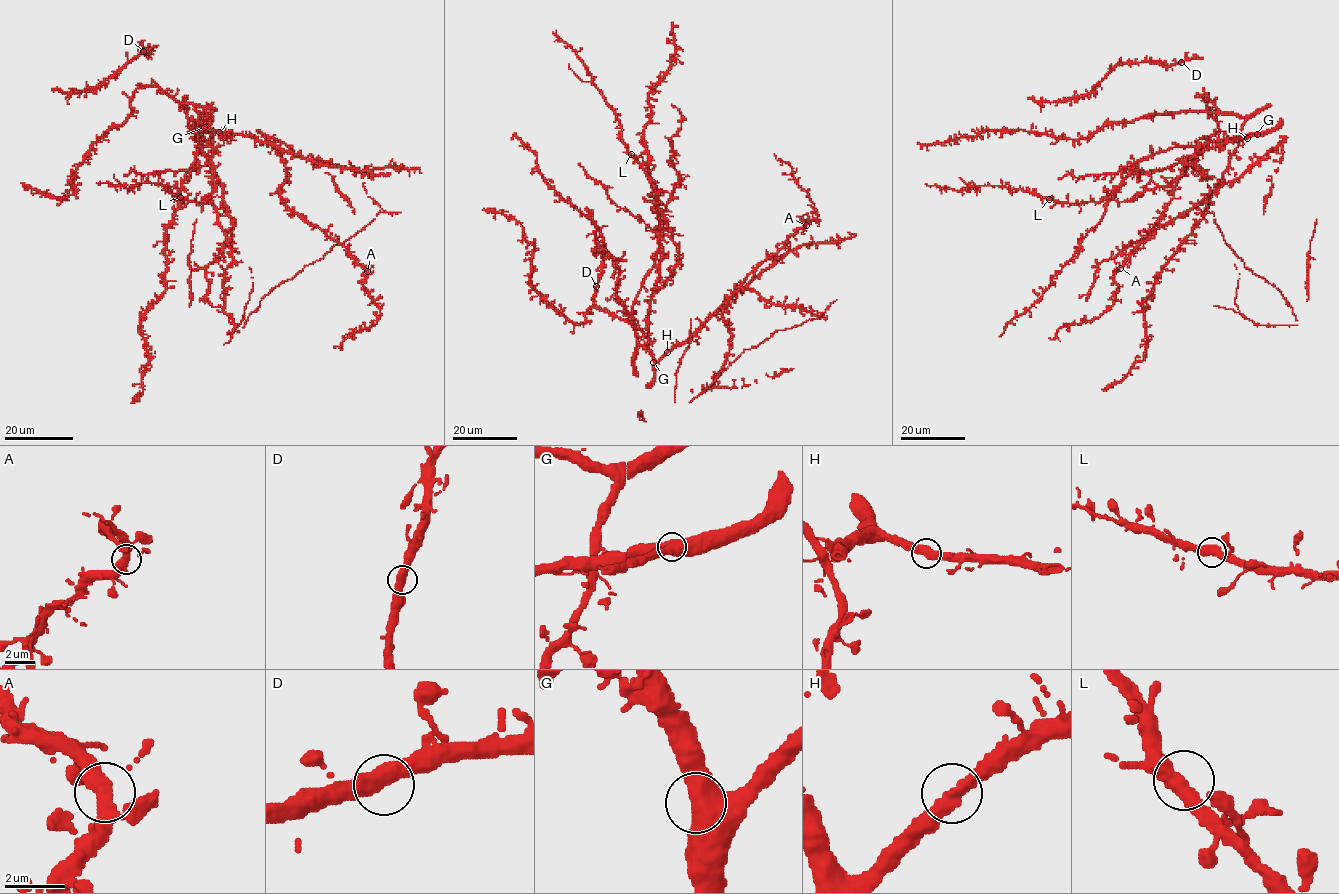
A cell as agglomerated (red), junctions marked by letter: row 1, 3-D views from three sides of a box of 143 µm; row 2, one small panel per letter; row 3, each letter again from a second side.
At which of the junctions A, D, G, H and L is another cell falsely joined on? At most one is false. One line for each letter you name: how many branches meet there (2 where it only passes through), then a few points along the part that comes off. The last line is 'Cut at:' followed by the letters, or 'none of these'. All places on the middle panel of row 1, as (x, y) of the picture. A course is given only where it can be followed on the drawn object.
Cut at: none of these

